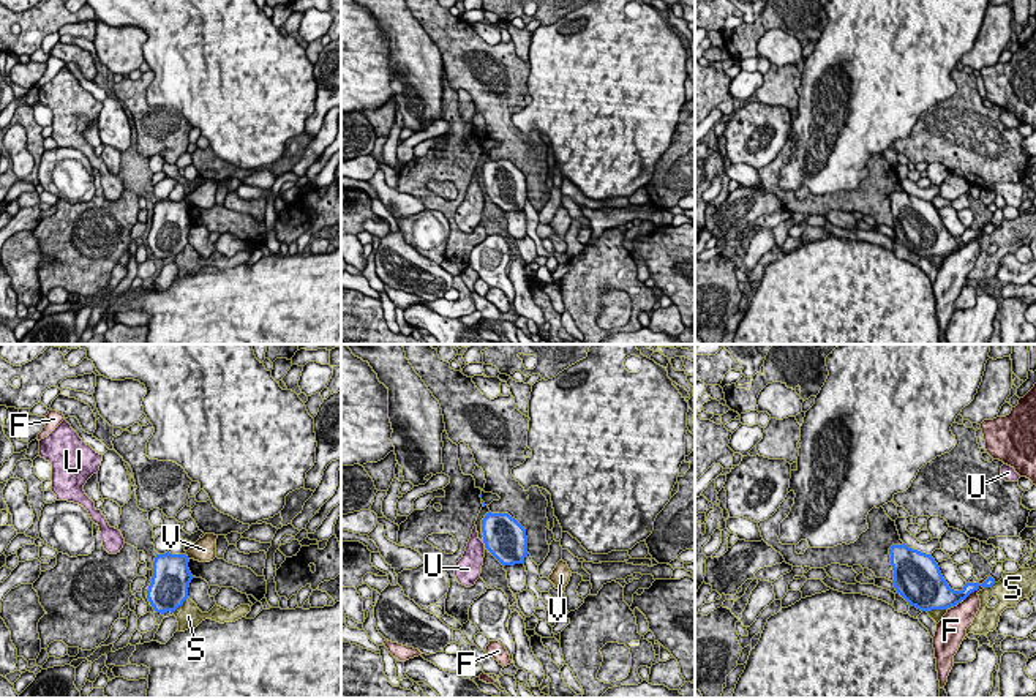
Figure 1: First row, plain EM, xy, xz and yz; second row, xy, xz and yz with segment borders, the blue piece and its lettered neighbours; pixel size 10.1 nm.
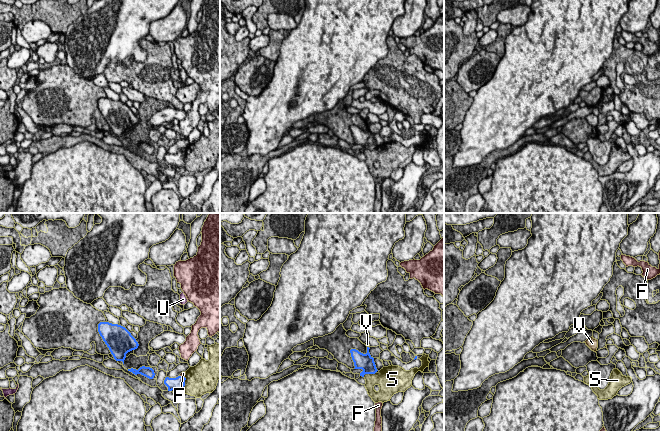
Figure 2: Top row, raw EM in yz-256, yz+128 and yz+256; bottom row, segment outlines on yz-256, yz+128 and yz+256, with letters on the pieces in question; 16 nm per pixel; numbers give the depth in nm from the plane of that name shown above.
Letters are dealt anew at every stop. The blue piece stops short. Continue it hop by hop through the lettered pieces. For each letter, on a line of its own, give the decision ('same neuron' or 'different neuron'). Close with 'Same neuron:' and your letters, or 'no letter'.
F: different neuron
S: different neuron
U: different neuron
V: different neuron
Same neuron: no letter

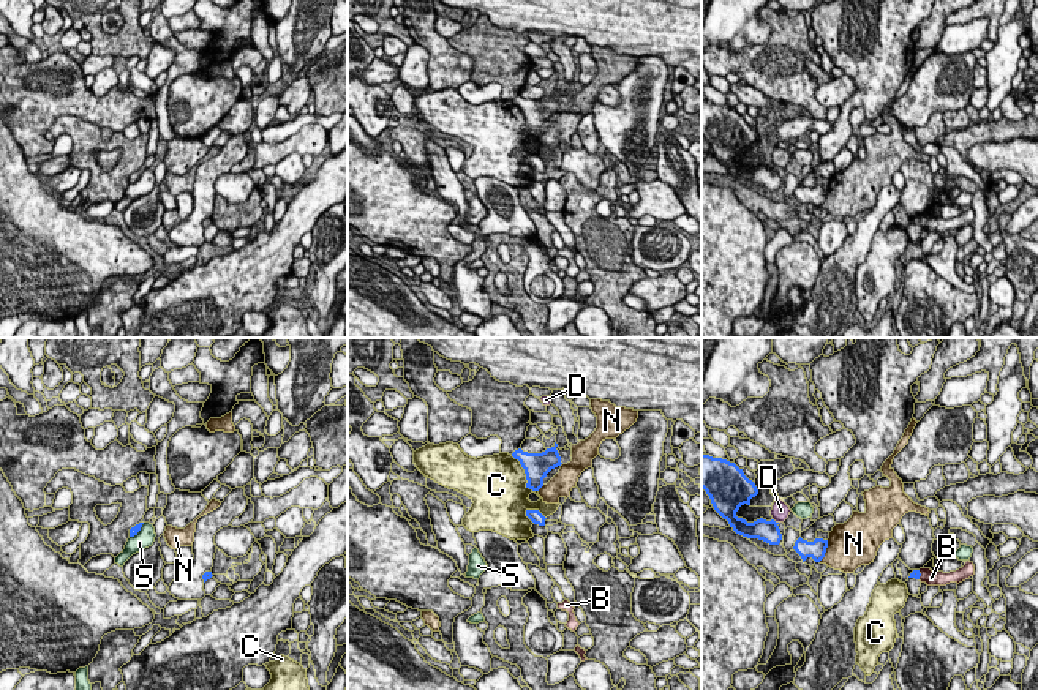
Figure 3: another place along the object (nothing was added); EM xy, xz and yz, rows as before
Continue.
B: same neuron
C: different neuron
D: different neuron
N: different neuron
S: different neuron
Same neuron: B

